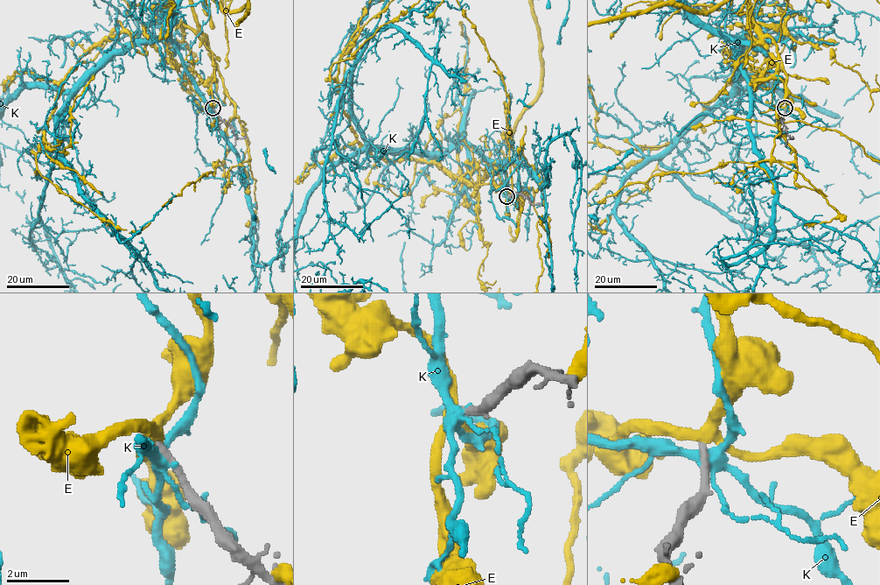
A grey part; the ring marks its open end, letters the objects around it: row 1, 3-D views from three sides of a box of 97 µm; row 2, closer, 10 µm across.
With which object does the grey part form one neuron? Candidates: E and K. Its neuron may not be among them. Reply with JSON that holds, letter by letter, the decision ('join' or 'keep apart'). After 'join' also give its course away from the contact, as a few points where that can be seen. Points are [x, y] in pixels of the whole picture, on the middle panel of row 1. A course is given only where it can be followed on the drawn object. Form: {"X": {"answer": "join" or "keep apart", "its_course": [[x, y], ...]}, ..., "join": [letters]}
{"E": {"answer": "keep apart"}, "K": {"answer": "keep apart"}, "join": []}

